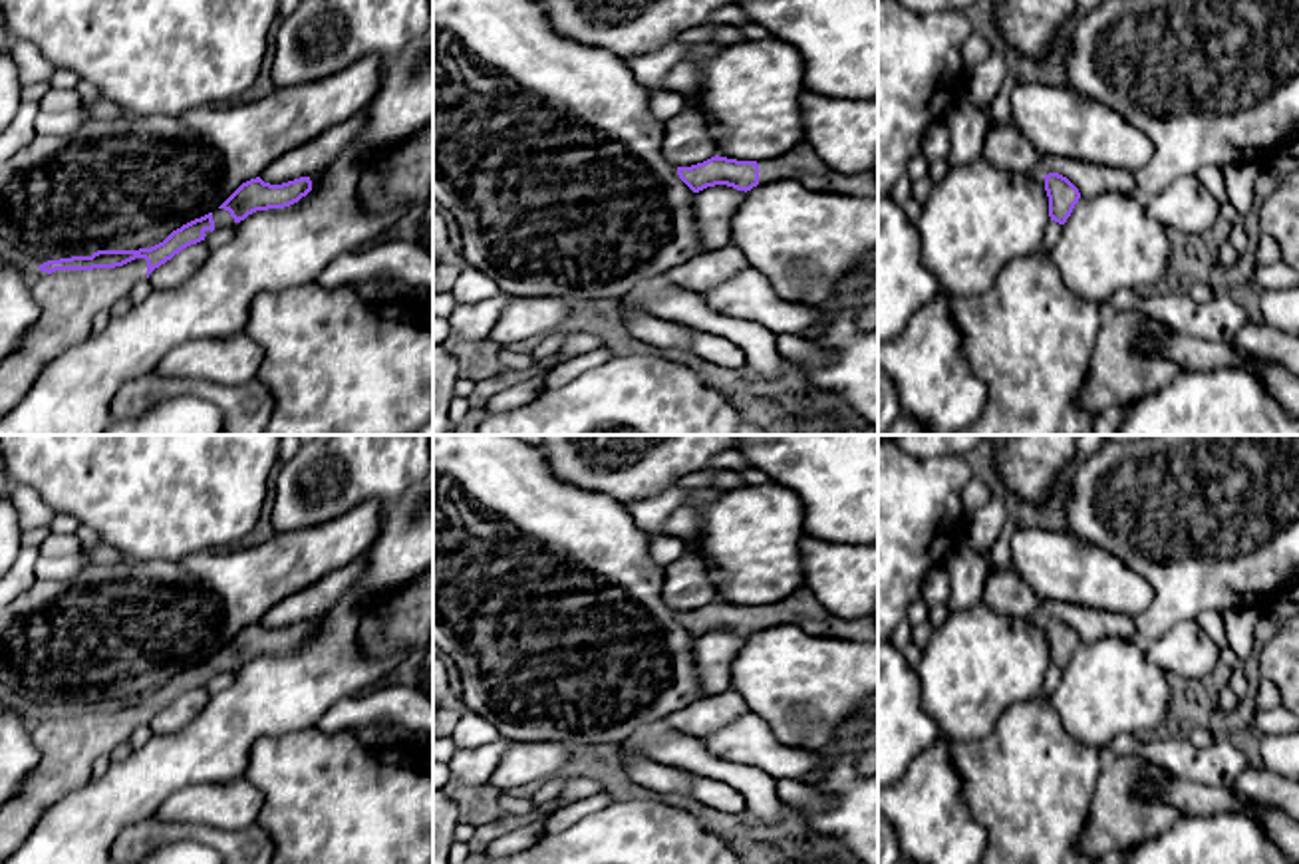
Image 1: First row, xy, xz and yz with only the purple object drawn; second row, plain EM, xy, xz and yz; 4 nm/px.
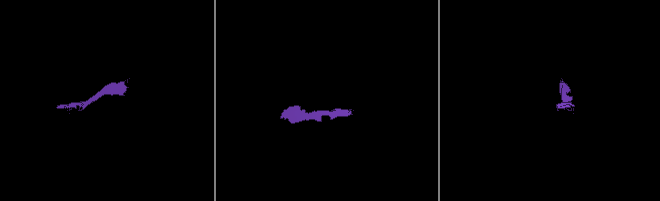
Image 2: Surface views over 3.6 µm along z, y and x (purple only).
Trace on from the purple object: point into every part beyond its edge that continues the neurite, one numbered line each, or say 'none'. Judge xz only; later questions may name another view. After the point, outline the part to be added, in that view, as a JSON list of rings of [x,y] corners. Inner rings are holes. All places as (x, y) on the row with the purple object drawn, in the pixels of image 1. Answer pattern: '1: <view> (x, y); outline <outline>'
1: xz (801, 163); outline [[[806,141],[775,159],[757,161],[757,165],[759,185],[775,183],[779,179],[794,179],[816,191],[878,197],[878,175],[874,171],[844,175],[828,167]]]

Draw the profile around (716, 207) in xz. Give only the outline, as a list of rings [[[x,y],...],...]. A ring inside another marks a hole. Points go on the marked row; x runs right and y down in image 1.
[[[727,185],[707,187],[695,193],[695,224],[703,252],[731,244],[731,220],[745,195],[745,191]]]

